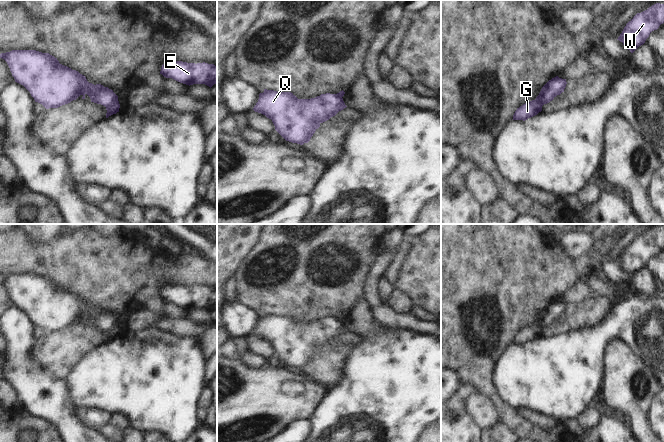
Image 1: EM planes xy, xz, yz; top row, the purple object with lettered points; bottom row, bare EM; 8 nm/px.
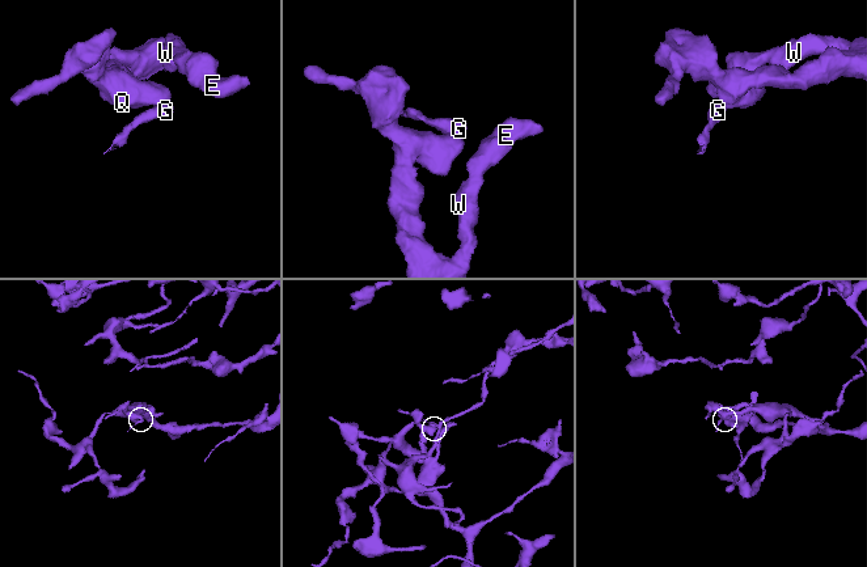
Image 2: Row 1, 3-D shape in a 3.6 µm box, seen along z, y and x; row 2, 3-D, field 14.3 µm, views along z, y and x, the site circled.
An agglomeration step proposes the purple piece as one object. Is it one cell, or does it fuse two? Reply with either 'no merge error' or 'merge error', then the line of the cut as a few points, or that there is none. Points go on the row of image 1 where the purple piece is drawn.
merge error; cut in xy along (117, 100), (105, 106)

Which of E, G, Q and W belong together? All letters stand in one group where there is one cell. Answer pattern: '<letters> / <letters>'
E Q W / G

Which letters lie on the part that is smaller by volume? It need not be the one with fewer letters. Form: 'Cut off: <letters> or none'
Cut off: G

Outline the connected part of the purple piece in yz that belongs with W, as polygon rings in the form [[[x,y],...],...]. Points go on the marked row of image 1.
[[[656,3],[647,10],[637,13],[624,27],[617,40],[633,53],[643,45],[650,33],[664,23],[664,4]]]

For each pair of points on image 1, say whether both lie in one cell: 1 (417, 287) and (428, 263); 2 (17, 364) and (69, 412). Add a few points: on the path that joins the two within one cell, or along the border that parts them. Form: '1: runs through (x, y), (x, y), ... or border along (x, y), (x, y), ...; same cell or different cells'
1: runs through (423, 281), (428, 276), (428, 269); same cell
2: runs through (30, 377), (56, 400); same cell

